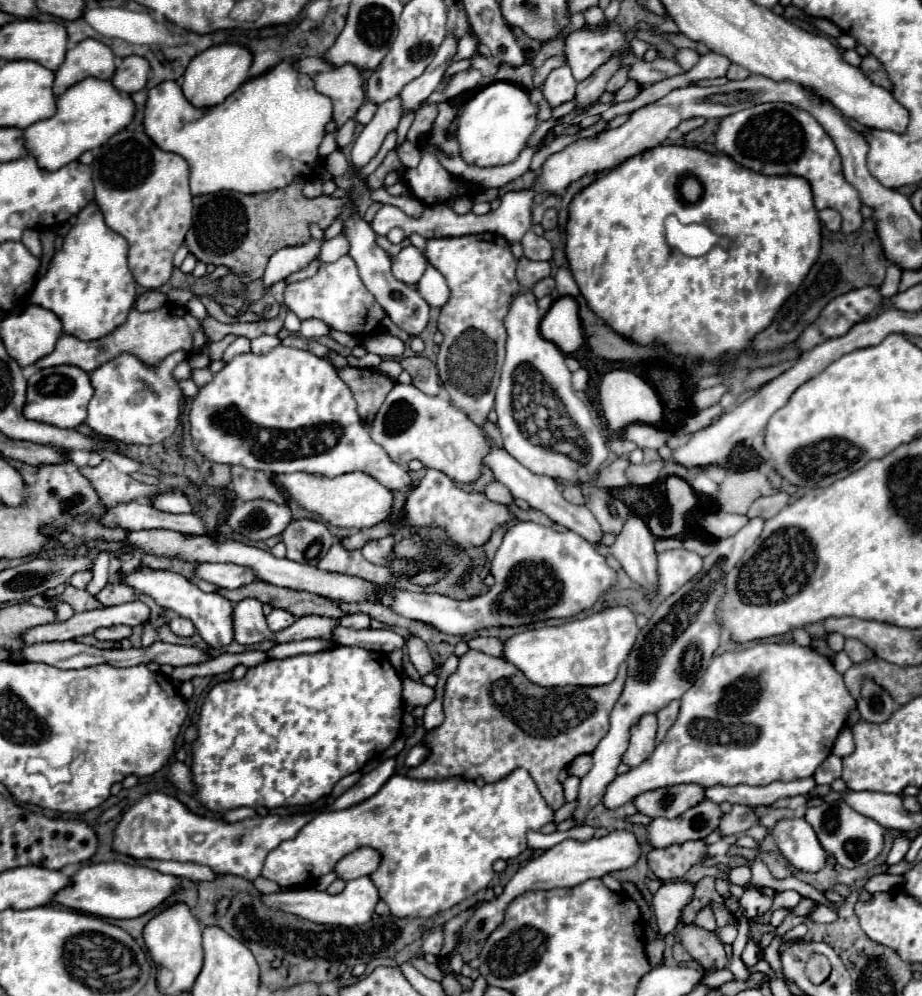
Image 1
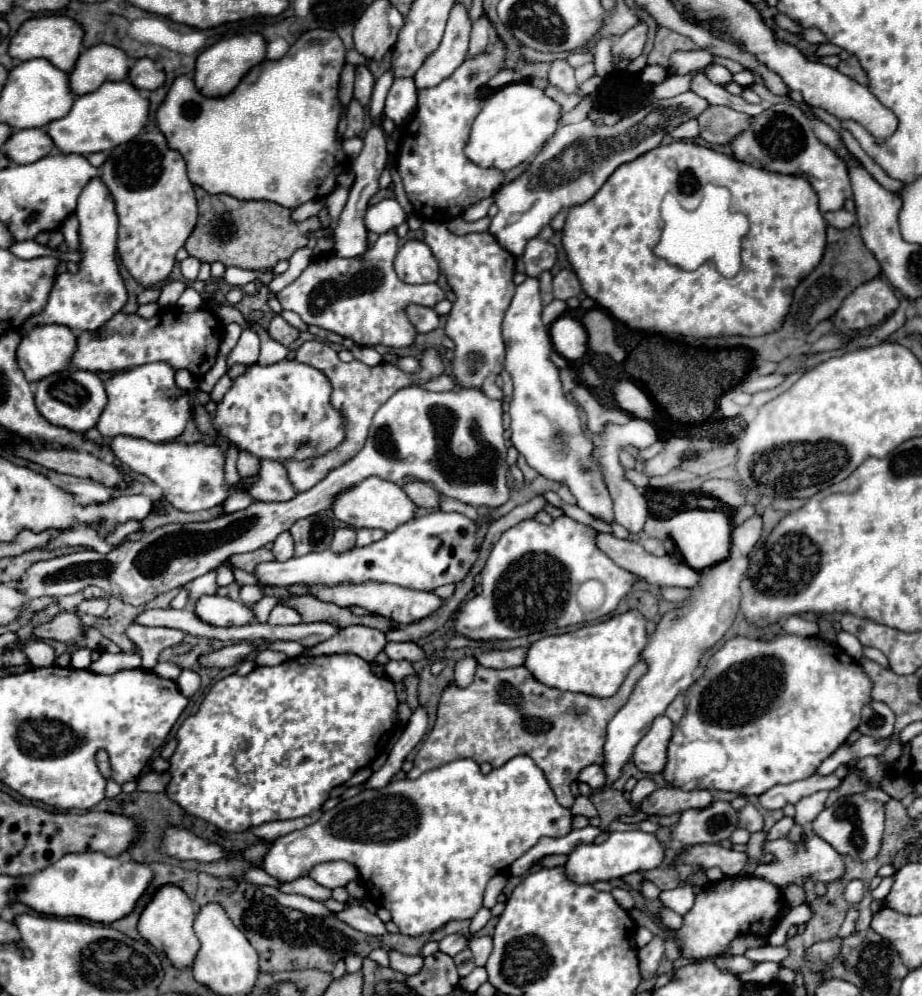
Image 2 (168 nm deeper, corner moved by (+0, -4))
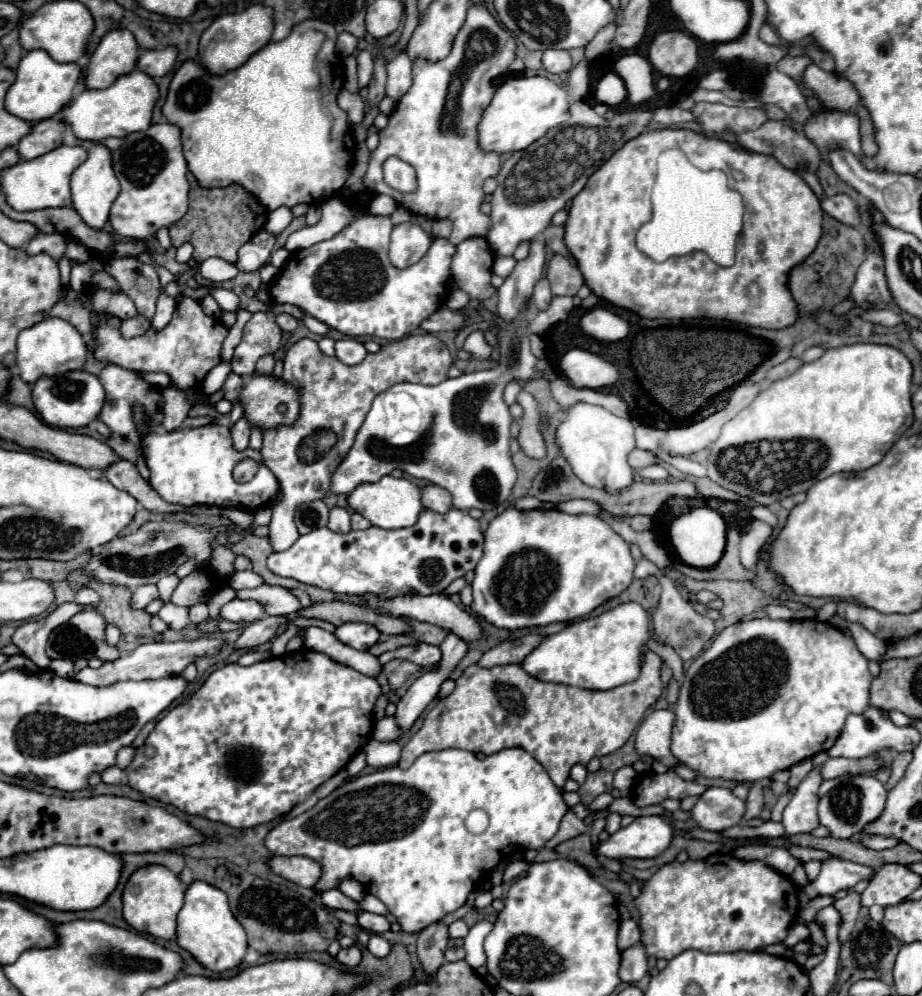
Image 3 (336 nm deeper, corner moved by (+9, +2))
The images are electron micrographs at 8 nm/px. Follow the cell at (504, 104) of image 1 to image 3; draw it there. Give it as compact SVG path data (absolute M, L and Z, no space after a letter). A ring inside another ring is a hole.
M520 76L506 80L496 92L492 102L482 114L482 120L478 124L478 148L482 152L518 152L528 148L532 142L542 138L548 130L556 128L566 120L568 112L568 94L566 90L542 76Z

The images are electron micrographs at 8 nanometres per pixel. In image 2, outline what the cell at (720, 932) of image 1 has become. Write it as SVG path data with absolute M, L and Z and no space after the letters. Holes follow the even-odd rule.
M761 946L761 948L751 948L745 952L745 956L751 960L755 958L755 962L763 962L763 960L771 960L771 962L781 962L789 956L789 948L787 946Z

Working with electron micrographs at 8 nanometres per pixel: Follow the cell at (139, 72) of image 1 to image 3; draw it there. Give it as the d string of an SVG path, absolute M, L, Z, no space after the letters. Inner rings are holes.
M162 48L162 50L142 50L136 60L136 68L150 78L160 78L168 74L176 60L176 48Z

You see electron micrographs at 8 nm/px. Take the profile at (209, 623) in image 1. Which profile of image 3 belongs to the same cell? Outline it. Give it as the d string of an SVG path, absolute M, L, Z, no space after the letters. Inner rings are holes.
M230 600L220 608L220 616L232 622L254 622L264 616L262 606L254 600Z

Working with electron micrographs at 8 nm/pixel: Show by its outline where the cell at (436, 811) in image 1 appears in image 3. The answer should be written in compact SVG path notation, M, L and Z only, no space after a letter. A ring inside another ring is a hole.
M506 748L506 750L500 750L496 754L486 756L484 760L478 760L468 750L440 750L440 752L422 754L408 770L400 770L398 766L392 766L392 768L384 768L384 770L378 770L378 772L372 772L372 774L366 774L366 776L358 776L358 778L342 784L330 796L318 800L318 804L312 810L308 810L308 812L304 812L304 814L300 814L300 816L296 816L292 820L280 822L276 828L272 828L268 832L268 836L266 836L266 840L264 840L264 846L268 848L268 852L272 856L306 856L306 858L316 860L322 866L322 878L316 884L318 892L326 892L330 888L336 888L338 880L344 880L346 876L358 880L368 894L374 894L376 898L380 898L386 904L388 912L394 914L396 922L402 926L402 932L420 932L426 926L438 922L442 916L452 914L460 906L464 906L468 902L470 892L476 888L478 880L480 882L486 880L490 876L490 872L494 870L494 866L498 866L508 854L528 850L528 848L542 848L558 832L560 820L566 814L566 810L568 810L568 806L564 808L562 792L558 792L558 788L554 788L554 782L550 780L548 772L542 768L542 764L538 764L538 760L534 760L534 756L530 756L522 748ZM476 808L484 810L488 814L488 818L490 818L490 824L482 834L472 834L464 826L466 816Z

